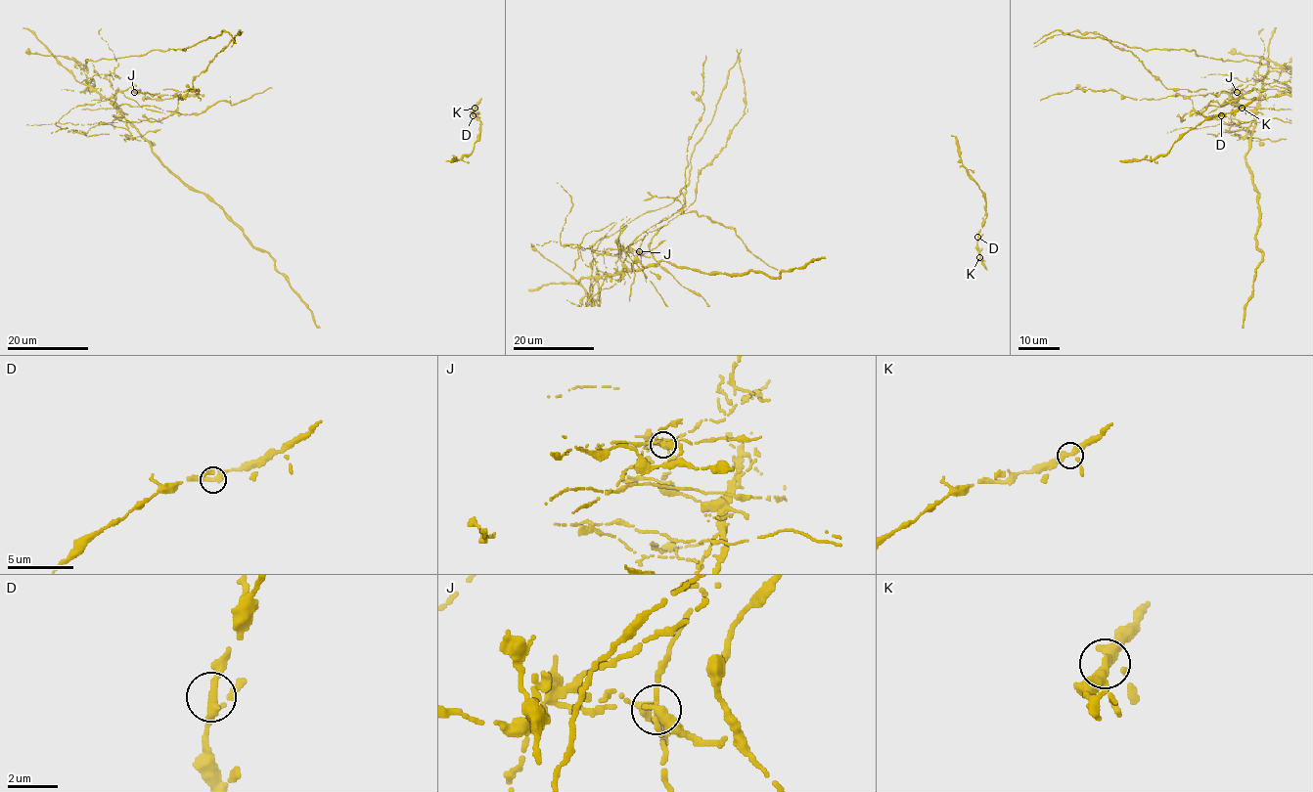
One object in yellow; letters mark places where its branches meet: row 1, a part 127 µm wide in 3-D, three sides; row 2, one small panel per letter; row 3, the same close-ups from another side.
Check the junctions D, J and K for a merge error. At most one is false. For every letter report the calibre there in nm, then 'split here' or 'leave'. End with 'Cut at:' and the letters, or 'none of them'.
D: 280 nm thick; leave
J: 280 nm thick; split here
K: 400 nm thick; leave
Cut at: J

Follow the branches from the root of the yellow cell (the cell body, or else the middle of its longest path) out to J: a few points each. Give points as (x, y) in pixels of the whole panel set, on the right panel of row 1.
J: (1245, 105), (1216, 106), (1223, 105), (1236, 90), (1235, 87), (1237, 92)

